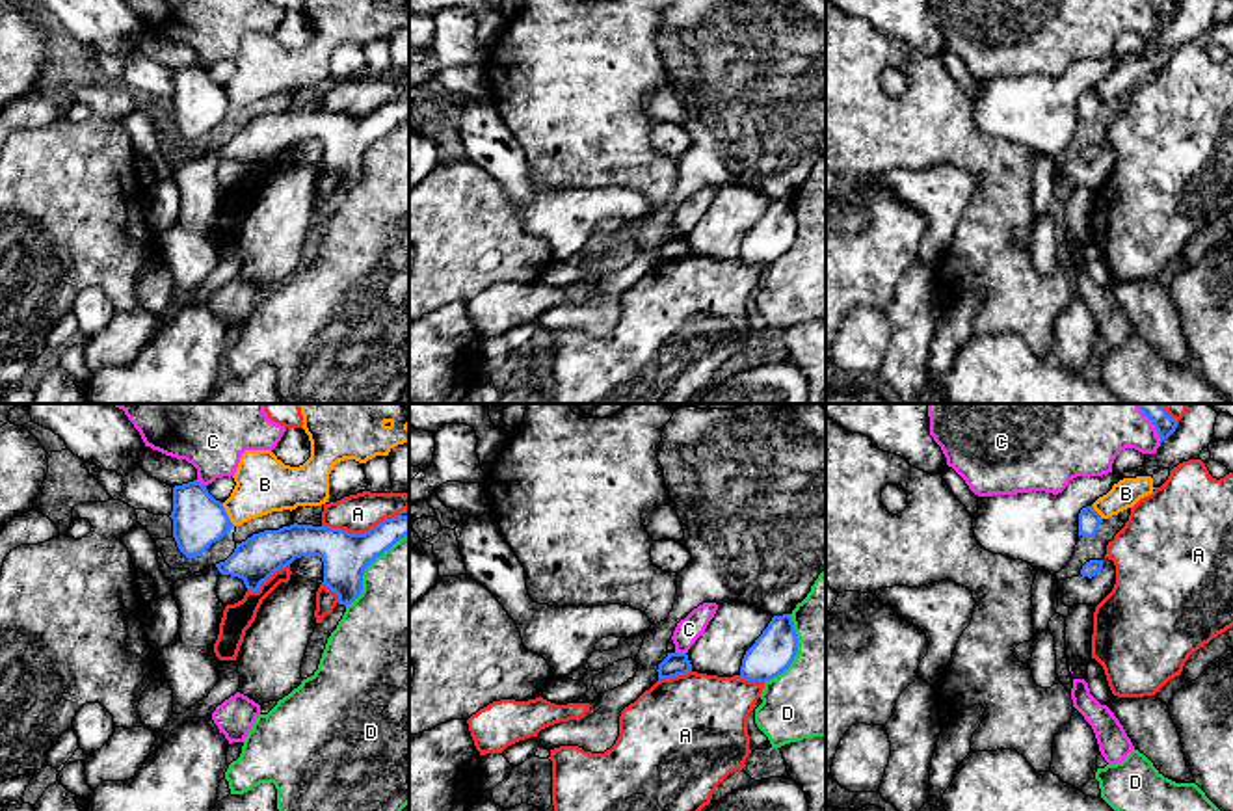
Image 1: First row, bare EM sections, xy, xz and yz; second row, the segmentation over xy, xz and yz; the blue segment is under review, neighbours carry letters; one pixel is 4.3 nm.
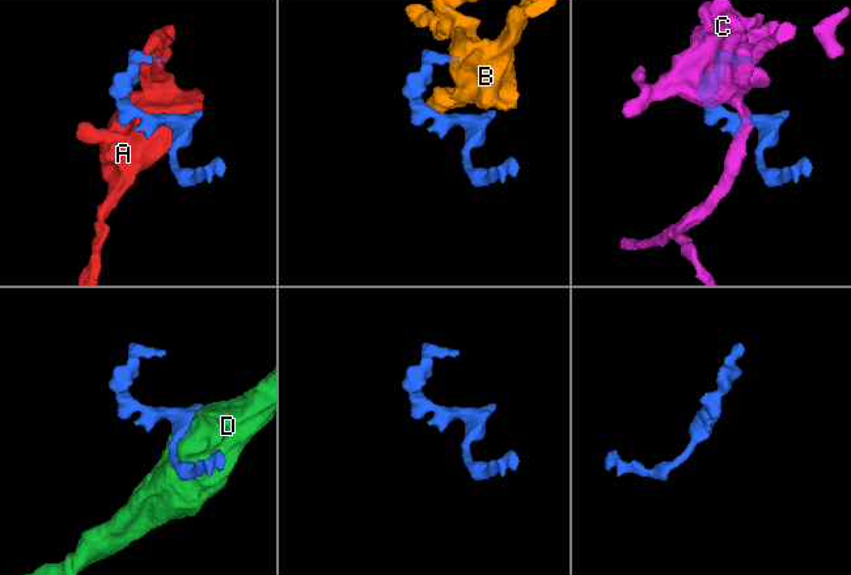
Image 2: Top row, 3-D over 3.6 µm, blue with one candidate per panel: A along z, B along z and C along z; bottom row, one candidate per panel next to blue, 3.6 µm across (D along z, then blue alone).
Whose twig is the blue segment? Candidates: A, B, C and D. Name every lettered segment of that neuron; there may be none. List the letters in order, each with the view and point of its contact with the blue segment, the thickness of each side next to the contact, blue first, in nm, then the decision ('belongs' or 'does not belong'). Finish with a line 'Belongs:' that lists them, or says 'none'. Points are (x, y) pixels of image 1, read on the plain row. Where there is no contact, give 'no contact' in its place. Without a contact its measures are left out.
A: meets blue in xy at (361, 118); 200 nm thick on the blue side, 170 nm on the other; does not belong
B: meets blue in xy at (225, 97); 220 nm thick on the blue side, 240 nm on the other; does not belong
C: meets blue in xz at (681, 237); 100 nm thick on the blue side, 110 nm on the other; does not belong
D: meets blue in xy at (367, 149); 200 nm thick on the blue side, 420 nm on the other; does not belong
Belongs: none

